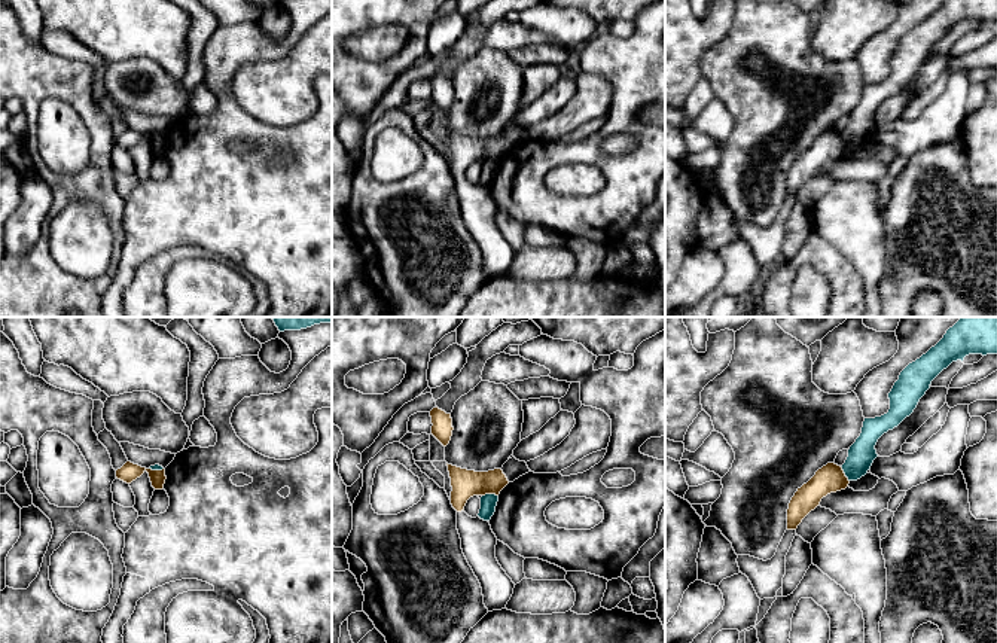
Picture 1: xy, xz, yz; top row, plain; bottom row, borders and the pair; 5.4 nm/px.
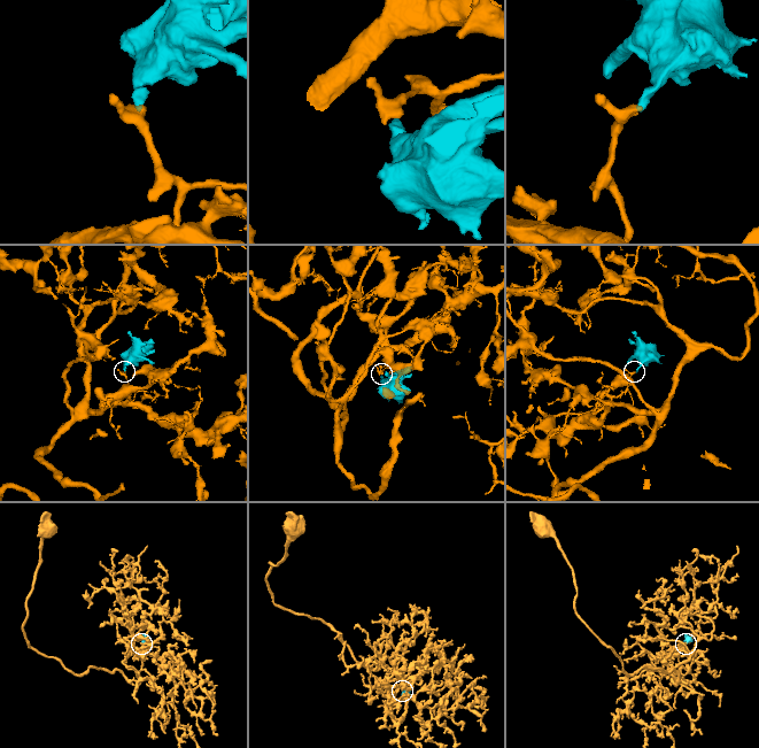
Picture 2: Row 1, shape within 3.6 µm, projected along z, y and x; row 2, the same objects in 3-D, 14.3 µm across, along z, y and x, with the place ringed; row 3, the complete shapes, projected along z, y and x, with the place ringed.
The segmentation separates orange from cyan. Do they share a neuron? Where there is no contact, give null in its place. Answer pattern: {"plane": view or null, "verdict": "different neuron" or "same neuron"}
{"plane": "xz", "verdict": "different neuron"}

